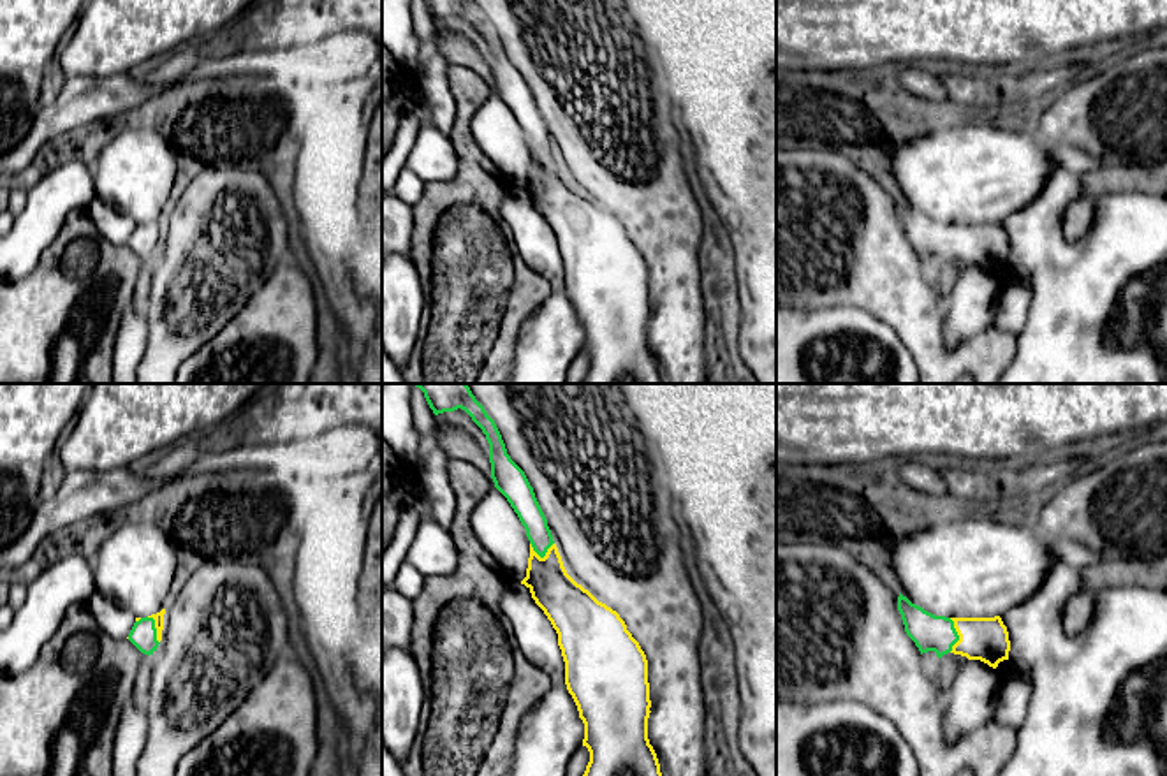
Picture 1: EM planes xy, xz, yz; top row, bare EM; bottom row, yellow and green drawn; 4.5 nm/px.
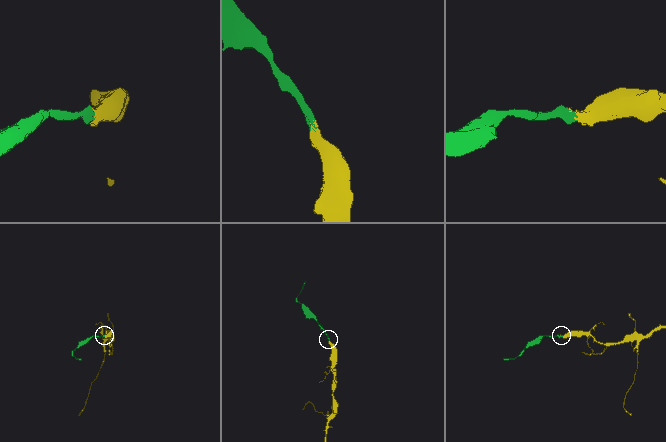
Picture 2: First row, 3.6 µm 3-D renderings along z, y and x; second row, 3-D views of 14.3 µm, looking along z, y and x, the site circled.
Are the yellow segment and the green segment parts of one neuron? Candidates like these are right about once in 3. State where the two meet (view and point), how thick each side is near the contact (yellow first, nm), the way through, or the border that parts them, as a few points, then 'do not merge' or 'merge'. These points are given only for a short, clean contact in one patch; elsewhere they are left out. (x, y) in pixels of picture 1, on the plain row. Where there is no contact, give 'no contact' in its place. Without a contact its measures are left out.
contact yz (958, 240); calibres 200 and 170 nm; way yz (986, 245), (958, 240), (930, 238); merge

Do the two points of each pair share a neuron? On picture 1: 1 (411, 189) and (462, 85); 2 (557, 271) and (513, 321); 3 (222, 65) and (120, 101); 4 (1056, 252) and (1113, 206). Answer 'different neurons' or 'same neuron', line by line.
1: different neurons
2: different neurons
3: same neuron
4: same neuron

